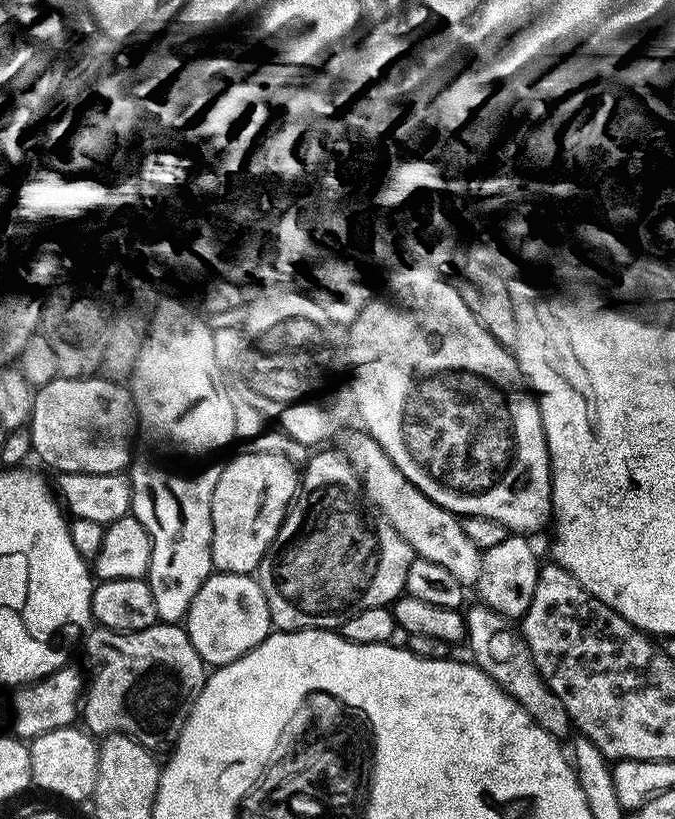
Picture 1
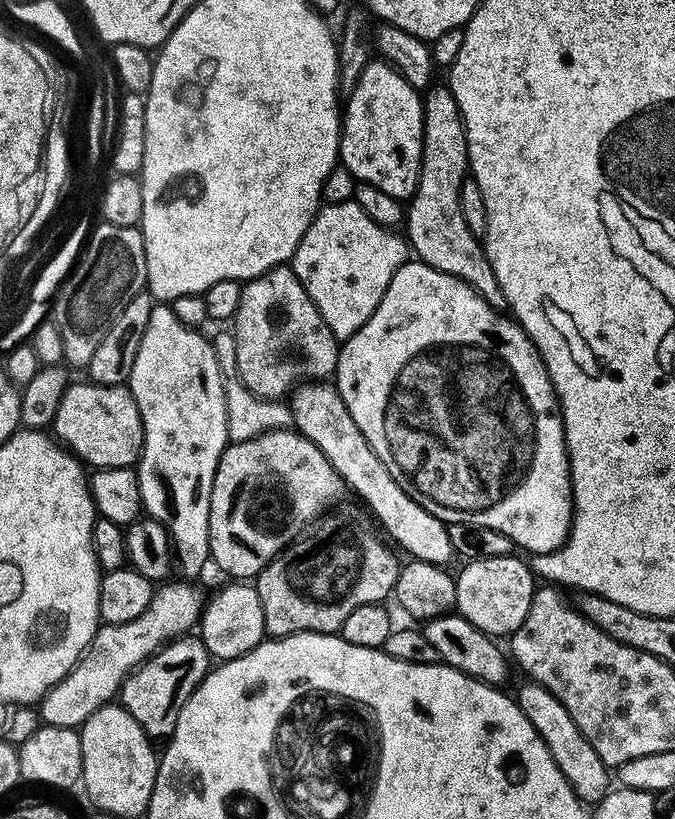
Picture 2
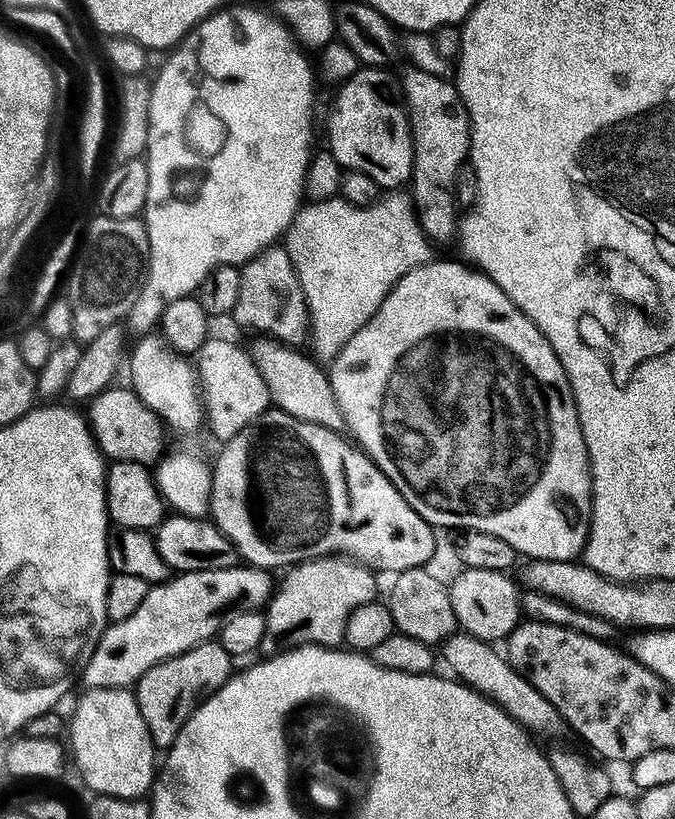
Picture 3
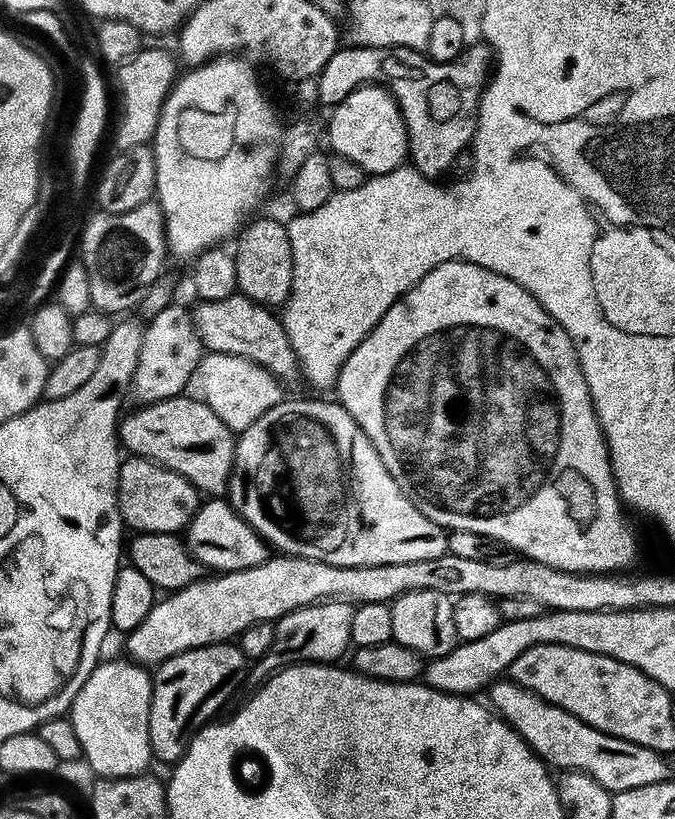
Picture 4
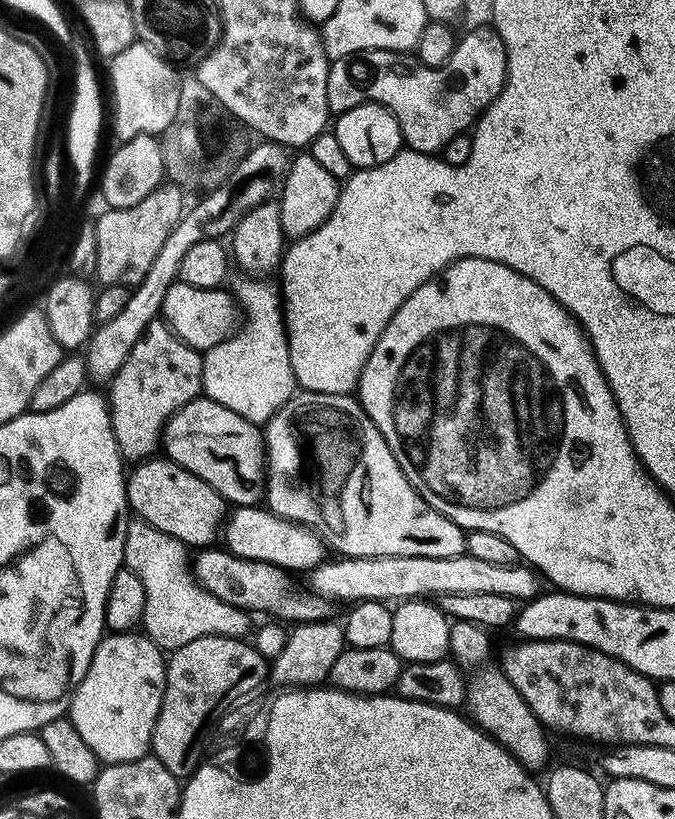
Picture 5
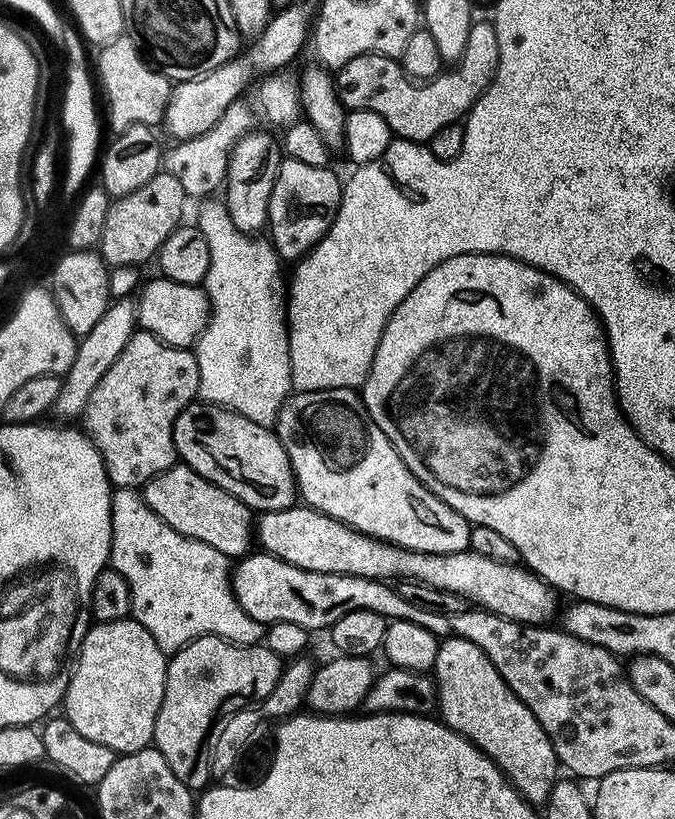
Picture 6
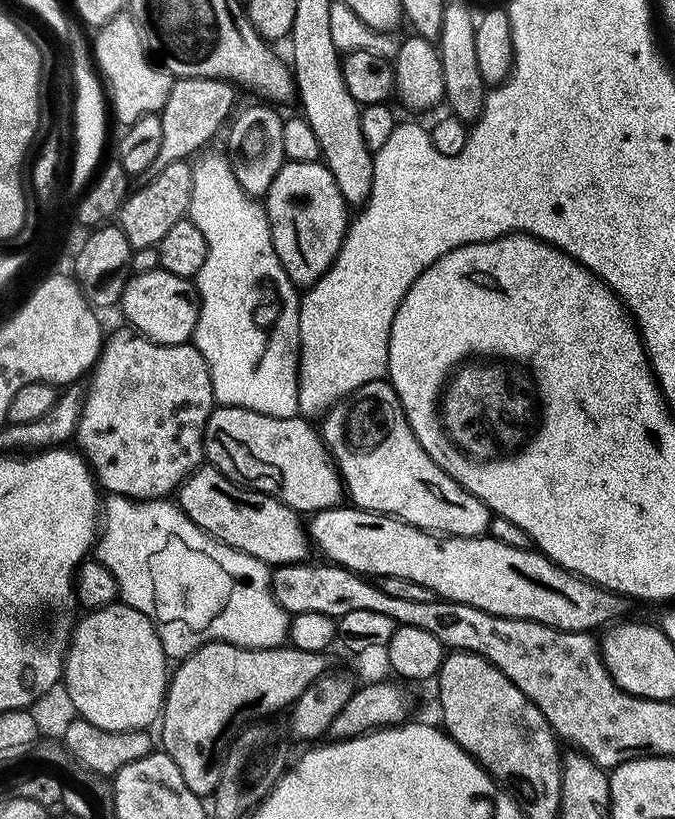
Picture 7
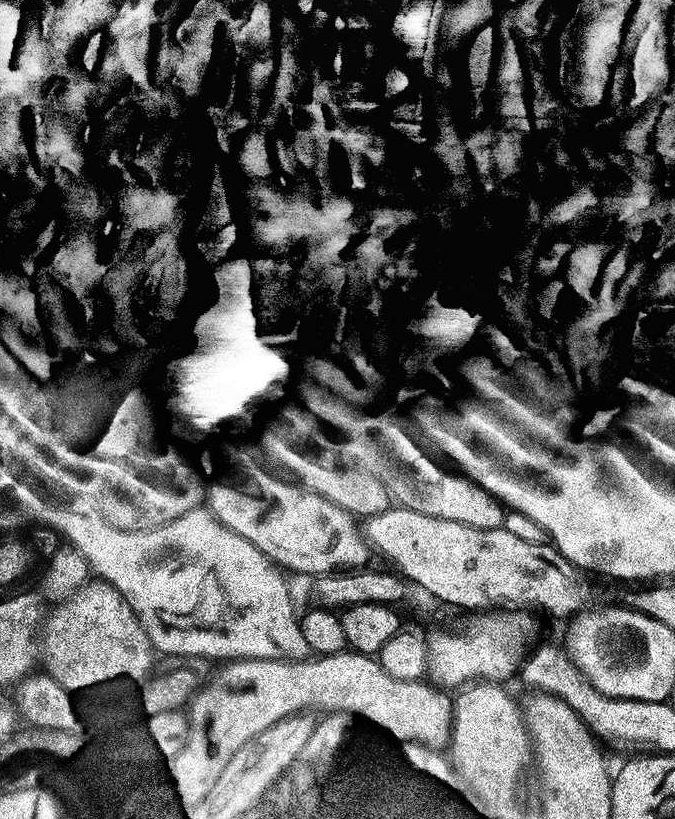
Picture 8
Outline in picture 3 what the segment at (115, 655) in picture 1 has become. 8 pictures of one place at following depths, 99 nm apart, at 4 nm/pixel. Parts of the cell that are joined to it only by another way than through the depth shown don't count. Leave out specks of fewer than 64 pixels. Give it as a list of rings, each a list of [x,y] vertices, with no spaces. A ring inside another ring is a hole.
[[[209,642],[194,646],[181,656],[171,656],[142,674],[142,678],[134,685],[134,695],[157,749],[167,750],[172,747],[184,723],[192,717],[193,710],[209,700],[233,675],[232,664],[234,658],[222,645]]]

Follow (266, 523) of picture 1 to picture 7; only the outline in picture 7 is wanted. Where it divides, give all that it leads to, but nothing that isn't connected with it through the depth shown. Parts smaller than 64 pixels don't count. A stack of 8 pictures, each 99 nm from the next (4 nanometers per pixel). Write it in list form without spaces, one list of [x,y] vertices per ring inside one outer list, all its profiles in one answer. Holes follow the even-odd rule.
[[[387,379],[370,382],[347,402],[333,404],[323,420],[323,439],[334,457],[347,495],[352,495],[351,503],[355,507],[365,508],[368,512],[380,512],[383,516],[395,516],[434,536],[482,536],[489,531],[493,513],[479,498],[467,492],[450,474],[440,469],[422,448],[400,407],[396,389]]]

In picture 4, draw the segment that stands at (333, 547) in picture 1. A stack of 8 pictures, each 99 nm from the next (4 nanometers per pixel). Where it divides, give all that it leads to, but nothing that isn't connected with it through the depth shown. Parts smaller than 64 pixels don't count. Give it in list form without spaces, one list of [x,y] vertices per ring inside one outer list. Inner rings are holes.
[[[321,600],[318,604],[287,612],[275,621],[270,650],[266,650],[266,654],[262,654],[257,660],[251,661],[246,672],[247,683],[259,686],[275,672],[280,672],[291,664],[331,664],[339,661],[339,656],[344,651],[347,653],[352,644],[352,609],[353,605],[347,600]]]

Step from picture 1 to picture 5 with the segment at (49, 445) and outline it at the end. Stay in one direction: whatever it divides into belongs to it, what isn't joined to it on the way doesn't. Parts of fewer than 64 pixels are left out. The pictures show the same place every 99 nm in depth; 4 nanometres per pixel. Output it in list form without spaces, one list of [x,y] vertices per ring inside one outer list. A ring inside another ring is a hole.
[[[205,394],[186,402],[186,406],[182,406],[165,422],[162,452],[167,459],[190,470],[190,474],[198,474],[202,482],[210,482],[210,486],[214,486],[214,490],[218,490],[229,505],[255,507],[265,495],[263,431]]]

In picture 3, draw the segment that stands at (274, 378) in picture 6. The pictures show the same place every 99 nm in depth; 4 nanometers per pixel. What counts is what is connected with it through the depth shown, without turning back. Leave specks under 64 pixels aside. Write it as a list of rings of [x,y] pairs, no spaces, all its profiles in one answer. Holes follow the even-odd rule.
[[[209,338],[196,353],[196,369],[204,395],[208,426],[209,429],[212,428],[213,434],[218,438],[217,441],[223,442],[234,437],[269,409],[271,396],[268,387],[262,376],[258,374],[256,364],[247,351],[235,350],[234,347],[222,344],[215,338]]]

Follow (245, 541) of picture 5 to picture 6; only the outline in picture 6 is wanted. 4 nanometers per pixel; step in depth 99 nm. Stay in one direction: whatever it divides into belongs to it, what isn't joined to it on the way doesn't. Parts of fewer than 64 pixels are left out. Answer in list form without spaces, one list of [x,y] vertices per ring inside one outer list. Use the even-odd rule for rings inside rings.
[[[293,506],[277,512],[263,513],[255,525],[254,532],[258,537],[259,547],[263,551],[282,558],[302,570],[314,570],[322,574],[350,574],[385,582],[391,581],[393,579],[391,576],[400,576],[399,578],[407,578],[447,592],[454,592],[481,608],[505,616],[507,620],[517,620],[519,624],[544,626],[555,621],[552,619],[555,616],[557,619],[558,616],[558,608],[556,612],[557,589],[547,584],[541,576],[537,576],[531,568],[520,564],[507,564],[471,550],[450,554],[430,554],[429,552],[415,552],[409,548],[399,548],[397,544],[388,544],[385,540],[376,540],[373,536],[355,532],[349,524],[343,524],[342,521],[330,518],[316,508],[307,506]]]

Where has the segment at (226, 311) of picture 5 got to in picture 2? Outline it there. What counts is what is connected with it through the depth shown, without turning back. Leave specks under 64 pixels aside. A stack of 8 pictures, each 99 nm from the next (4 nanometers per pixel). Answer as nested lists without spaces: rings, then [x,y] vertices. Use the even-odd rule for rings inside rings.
[[[305,382],[299,385],[291,393],[290,407],[295,431],[299,432],[301,436],[305,436],[310,442],[314,442],[314,446],[318,446],[322,450],[322,454],[326,454],[326,458],[342,477],[345,485],[351,491],[353,488],[368,503],[366,505],[367,509],[374,515],[375,521],[378,524],[380,522],[385,530],[409,552],[407,555],[411,559],[425,560],[431,564],[441,566],[447,565],[449,563],[448,559],[453,559],[454,553],[450,542],[450,534],[448,533],[448,525],[442,523],[438,518],[434,518],[434,514],[427,512],[420,504],[420,501],[401,486],[392,469],[382,466],[378,454],[374,454],[374,450],[370,450],[366,438],[362,438],[362,430],[358,430],[358,426],[354,426],[354,418],[350,418],[350,410],[346,410],[346,402],[342,402],[340,393],[336,391],[331,383]]]

